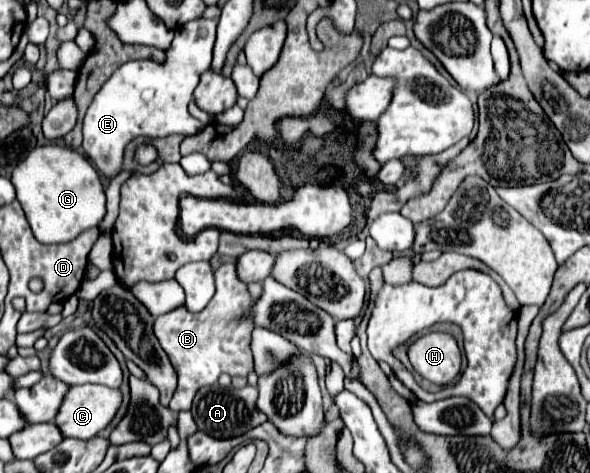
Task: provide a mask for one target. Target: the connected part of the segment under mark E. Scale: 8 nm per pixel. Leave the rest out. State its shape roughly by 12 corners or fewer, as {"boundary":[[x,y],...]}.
{"boundary":[[214,19],[176,29],[166,63],[128,61],[86,111],[84,153],[118,175],[138,135],[194,135]]}

